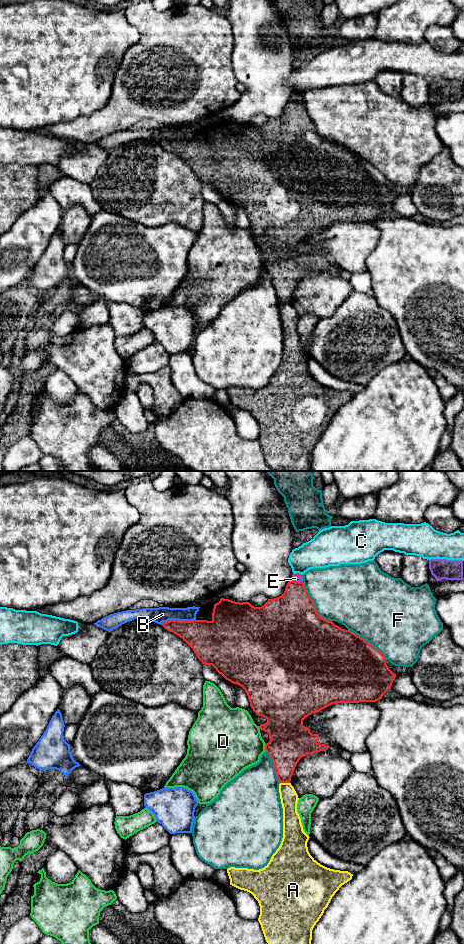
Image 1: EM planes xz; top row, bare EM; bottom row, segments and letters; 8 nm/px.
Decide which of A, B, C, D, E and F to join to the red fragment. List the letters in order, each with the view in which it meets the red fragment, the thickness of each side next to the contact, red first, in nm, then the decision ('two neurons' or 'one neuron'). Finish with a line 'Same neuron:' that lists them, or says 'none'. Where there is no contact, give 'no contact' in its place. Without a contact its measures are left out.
A: xz | 260/140 nm | two neurons
B: xz | 260/130 nm | two neurons
C: xz | 30/260 nm | two neurons
D: xz | 320/440 nm | two neurons
E: xz | 360/50 nm | two neurons
F: xz | 480/460 nm | two neurons
Same neuron: none

